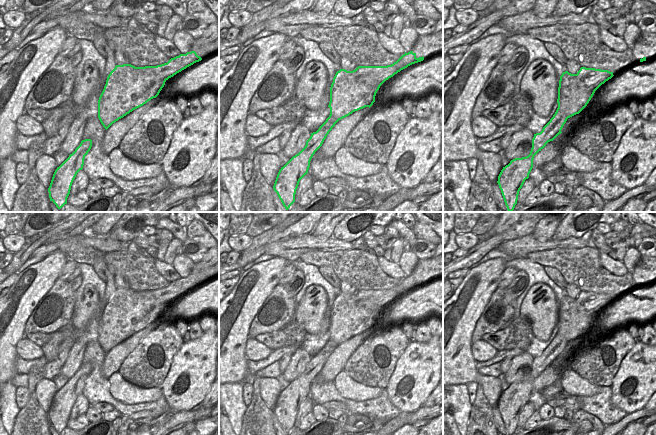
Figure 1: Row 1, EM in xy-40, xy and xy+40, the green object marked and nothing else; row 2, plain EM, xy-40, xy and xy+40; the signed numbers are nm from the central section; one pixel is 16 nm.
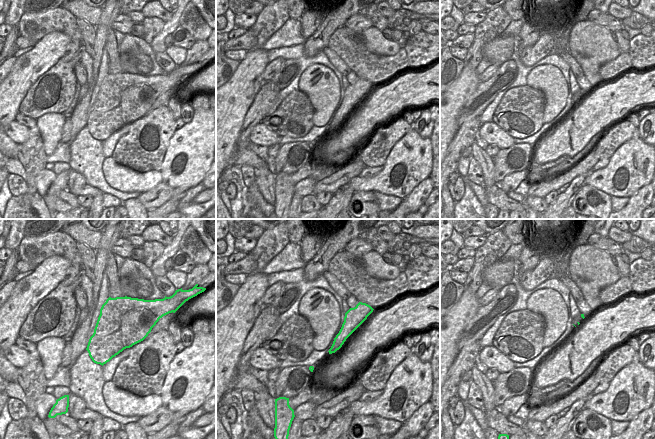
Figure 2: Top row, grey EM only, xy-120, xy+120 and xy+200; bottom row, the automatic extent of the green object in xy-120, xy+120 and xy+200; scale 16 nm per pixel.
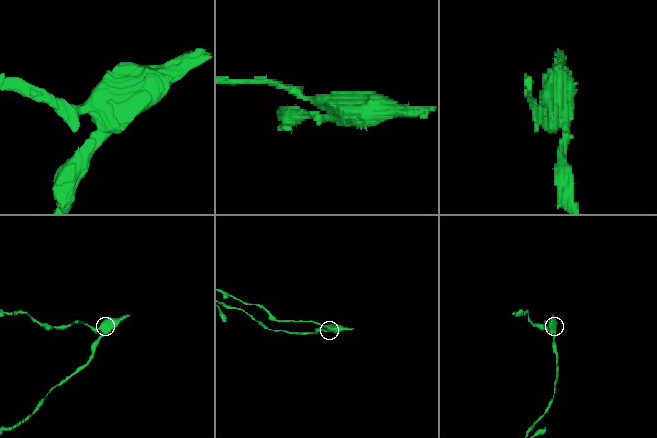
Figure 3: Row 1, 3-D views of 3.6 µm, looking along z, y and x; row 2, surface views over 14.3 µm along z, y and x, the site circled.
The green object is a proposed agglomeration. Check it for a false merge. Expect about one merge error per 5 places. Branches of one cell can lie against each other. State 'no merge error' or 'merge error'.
merge error

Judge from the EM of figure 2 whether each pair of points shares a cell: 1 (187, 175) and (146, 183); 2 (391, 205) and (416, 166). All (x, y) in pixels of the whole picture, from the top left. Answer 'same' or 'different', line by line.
1: different
2: different

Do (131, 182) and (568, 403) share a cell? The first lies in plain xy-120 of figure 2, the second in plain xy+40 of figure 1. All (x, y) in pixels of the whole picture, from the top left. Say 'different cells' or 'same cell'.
different cells

